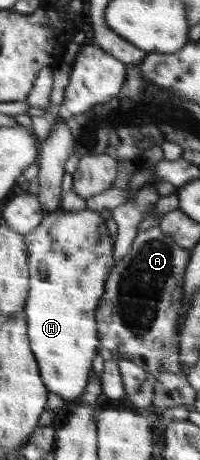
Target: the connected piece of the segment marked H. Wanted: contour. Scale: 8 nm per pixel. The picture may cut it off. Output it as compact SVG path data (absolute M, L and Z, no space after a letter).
M87 207L85 210L79 210L79 212L69 212L60 208L57 212L43 218L41 225L37 226L37 228L25 237L27 250L29 251L30 290L24 312L29 319L30 346L34 349L34 355L41 370L42 380L46 384L47 388L49 388L53 394L57 394L59 398L63 398L63 400L71 402L71 400L81 397L82 394L86 392L87 385L90 384L91 374L93 373L94 358L97 356L101 345L97 312L99 304L102 302L102 297L106 292L106 282L109 280L110 273L113 272L111 268L114 268L113 264L115 264L113 254L111 254L111 240L109 240L109 232L107 232L107 226L105 226L105 222L103 222L103 218L101 218L101 212L92 211Z

